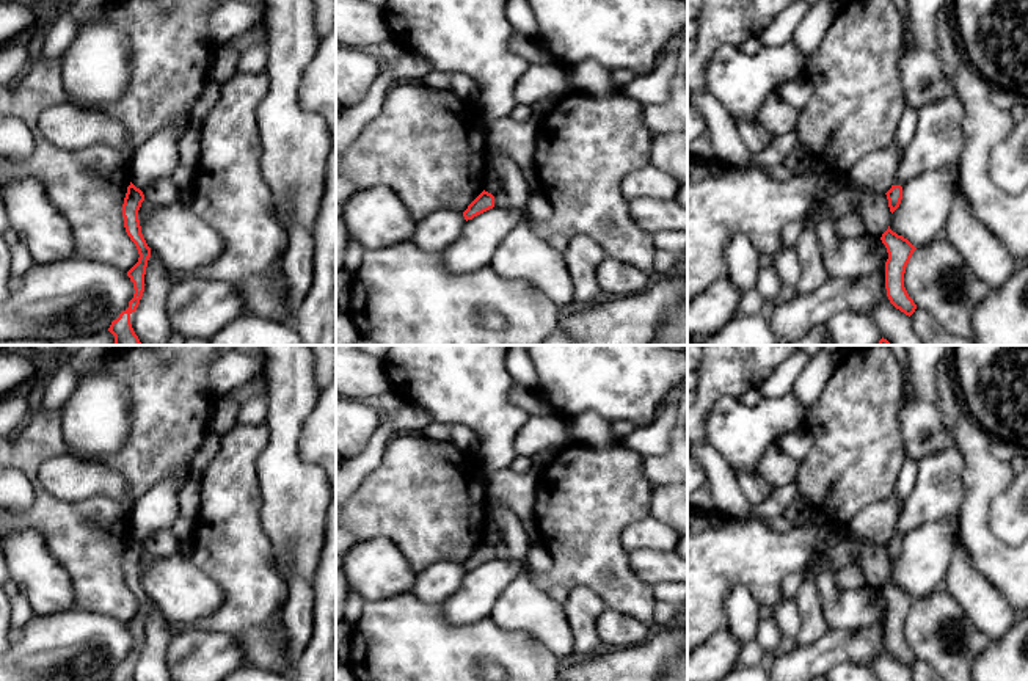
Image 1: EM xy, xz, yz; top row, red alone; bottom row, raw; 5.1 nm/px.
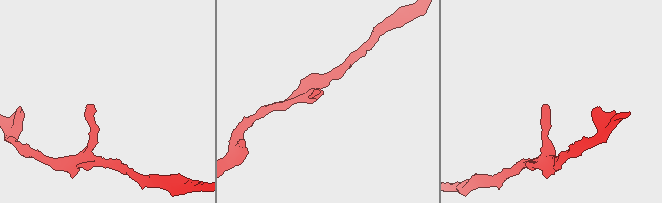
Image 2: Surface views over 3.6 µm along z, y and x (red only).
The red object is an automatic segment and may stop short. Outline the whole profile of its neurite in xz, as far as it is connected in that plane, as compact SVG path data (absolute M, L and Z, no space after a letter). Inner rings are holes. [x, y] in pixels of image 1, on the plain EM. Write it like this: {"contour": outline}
{"contour": "M482 543L463 563L465 571L472 571L474 568L494 559L494 548L488 543Z"}

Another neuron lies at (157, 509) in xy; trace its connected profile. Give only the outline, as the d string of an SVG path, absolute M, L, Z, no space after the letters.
M176 479L154 485L132 507L130 534L141 543L152 534L170 529L179 516Z

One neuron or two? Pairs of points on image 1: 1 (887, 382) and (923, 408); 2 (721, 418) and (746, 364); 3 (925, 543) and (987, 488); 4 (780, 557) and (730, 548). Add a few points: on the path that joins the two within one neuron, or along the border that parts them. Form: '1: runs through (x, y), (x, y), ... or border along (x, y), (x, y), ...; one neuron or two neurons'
1: border along (903, 388), (898, 429); two neurons
2: border along (738, 397), (722, 397), (708, 413), (705, 424); two neurons
3: border along (956, 515), (959, 534); two neurons
4: runs through (768, 556), (743, 553); one neuron

